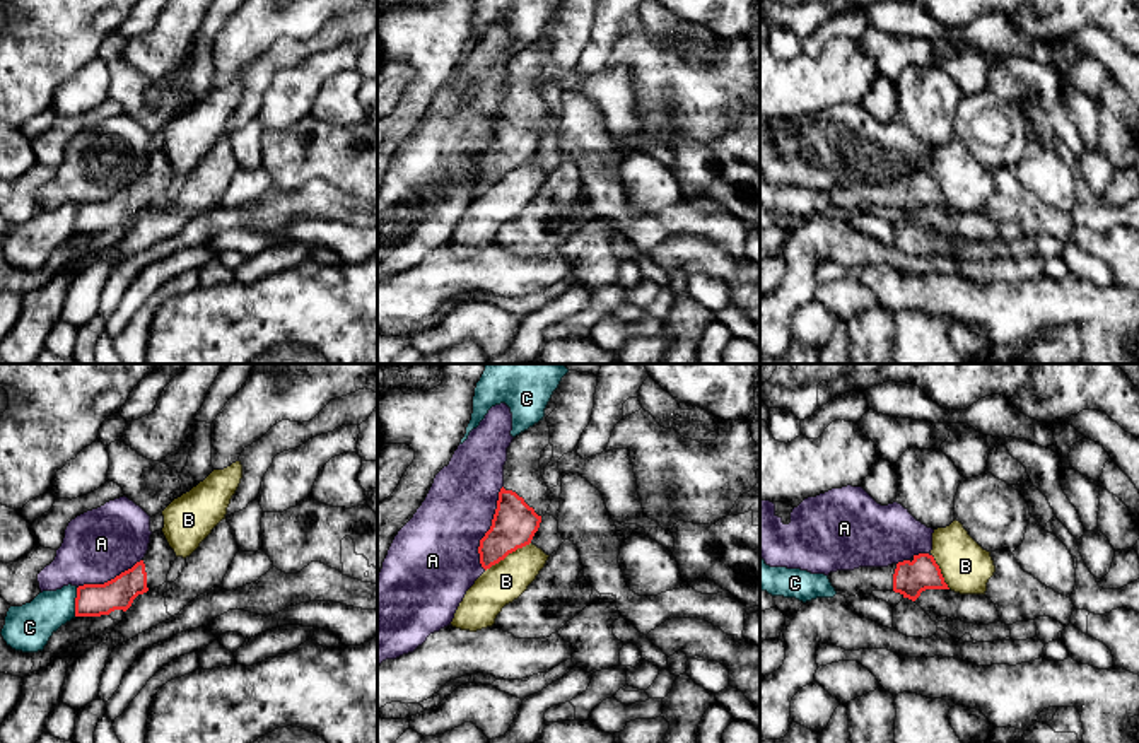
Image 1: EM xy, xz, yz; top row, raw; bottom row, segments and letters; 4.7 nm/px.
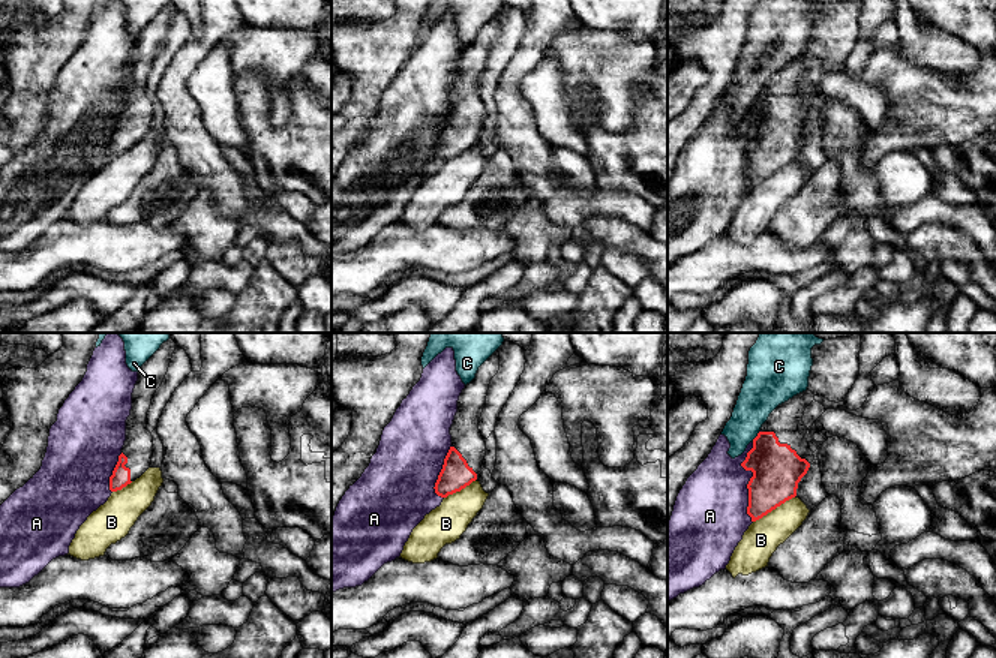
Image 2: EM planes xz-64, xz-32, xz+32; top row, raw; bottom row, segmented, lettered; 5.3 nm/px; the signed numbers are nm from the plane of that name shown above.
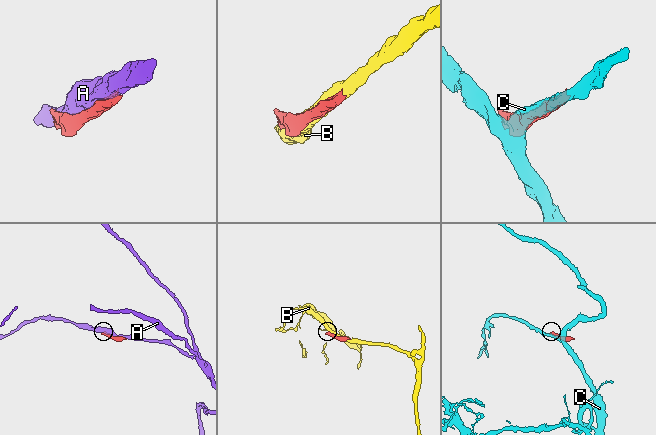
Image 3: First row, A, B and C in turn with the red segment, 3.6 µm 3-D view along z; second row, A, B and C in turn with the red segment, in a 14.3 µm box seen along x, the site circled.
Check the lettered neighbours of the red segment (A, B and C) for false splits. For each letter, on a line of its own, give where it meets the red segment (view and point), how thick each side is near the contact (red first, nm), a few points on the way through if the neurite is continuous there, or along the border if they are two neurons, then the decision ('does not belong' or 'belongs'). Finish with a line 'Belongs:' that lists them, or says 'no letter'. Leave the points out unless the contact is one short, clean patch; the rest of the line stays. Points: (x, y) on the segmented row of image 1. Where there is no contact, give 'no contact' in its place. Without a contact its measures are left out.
A: contact xz (490, 528); calibres 220 and 360 nm; does not belong
B: contact xz (508, 554); calibres 220 and 190 nm; does not belong
C: contact xy (75, 602); calibres 160 and 220 nm; does not belong
Belongs: no letter

